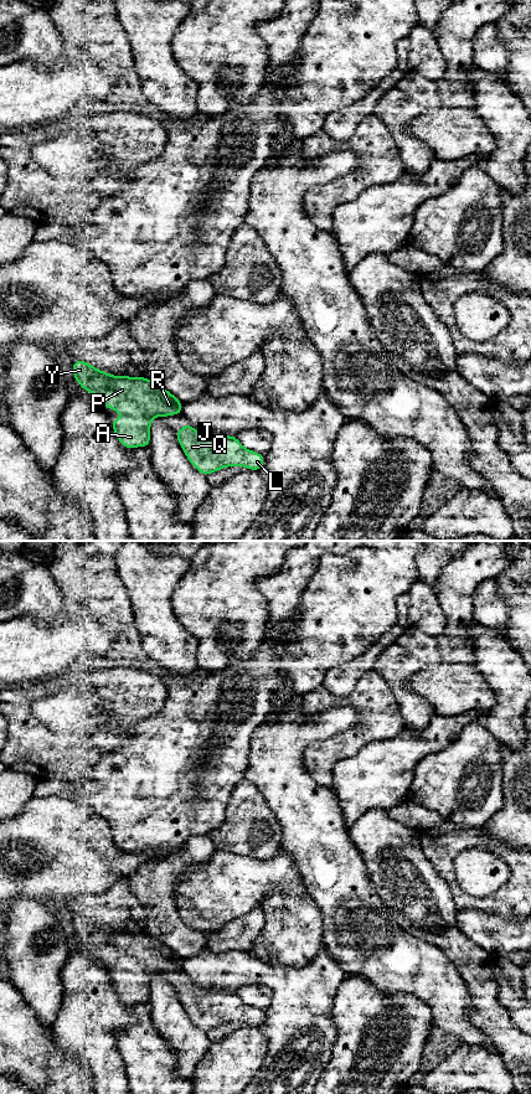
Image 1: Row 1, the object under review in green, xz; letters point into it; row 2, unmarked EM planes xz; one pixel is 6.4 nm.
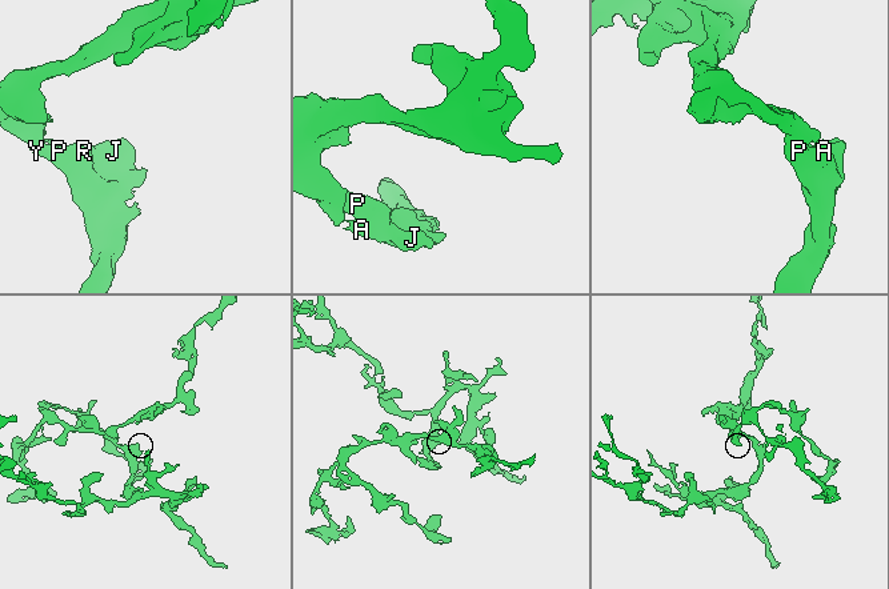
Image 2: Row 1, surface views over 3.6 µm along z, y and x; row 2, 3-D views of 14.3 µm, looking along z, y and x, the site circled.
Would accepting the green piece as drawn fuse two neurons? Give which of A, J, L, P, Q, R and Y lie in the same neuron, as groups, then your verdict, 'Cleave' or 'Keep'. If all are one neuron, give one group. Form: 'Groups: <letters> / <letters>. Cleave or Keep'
Groups: A J L P Q R Y. Keep

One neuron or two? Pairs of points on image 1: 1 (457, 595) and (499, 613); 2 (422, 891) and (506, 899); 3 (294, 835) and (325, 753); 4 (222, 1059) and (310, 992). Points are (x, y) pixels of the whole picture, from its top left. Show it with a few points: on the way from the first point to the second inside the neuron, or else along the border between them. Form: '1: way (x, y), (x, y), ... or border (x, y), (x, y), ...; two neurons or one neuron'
1: border (490, 578), (475, 591), (475, 622); two neurons
2: border (434, 868), (447, 883), (453, 903), (458, 908); two neurons
3: border (302, 754), (304, 767), (312, 778), (331, 789); two neurons
4: border (258, 1027), (267, 1041), (264, 1059); two neurons

